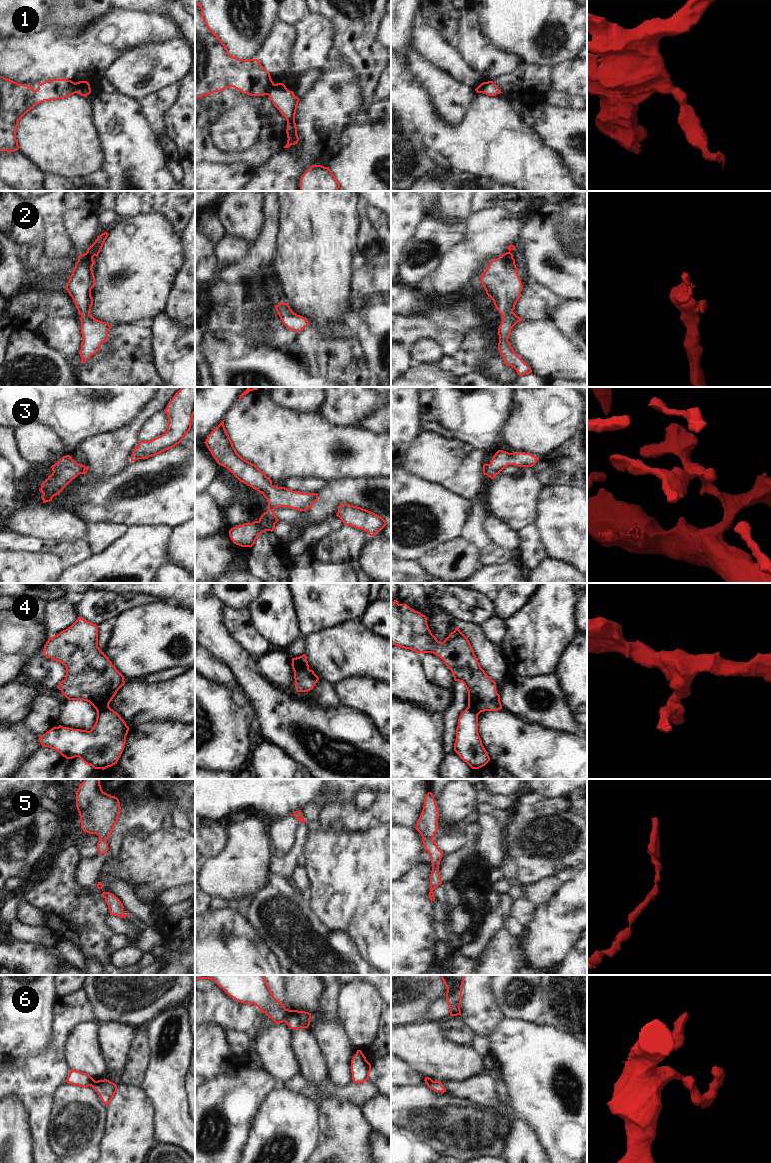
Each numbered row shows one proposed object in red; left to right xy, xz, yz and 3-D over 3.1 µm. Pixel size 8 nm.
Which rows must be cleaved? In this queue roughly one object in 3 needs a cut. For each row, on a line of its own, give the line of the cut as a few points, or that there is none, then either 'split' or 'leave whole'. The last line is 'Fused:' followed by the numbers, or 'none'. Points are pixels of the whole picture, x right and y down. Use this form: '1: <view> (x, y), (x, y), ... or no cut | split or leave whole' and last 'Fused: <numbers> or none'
1: xz (274, 84), (268, 95) | split
2: no cut | leave whole
3: no cut | leave whole
4: xz (292, 661), (299, 668), (308, 669) | split
5: no cut | leave whole
6: xz (290, 1010), (284, 1021) | split
Fused: 1, 4, 6

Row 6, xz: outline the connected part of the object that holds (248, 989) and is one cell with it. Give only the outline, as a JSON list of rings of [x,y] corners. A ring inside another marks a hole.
[[[195,975],[195,981],[200,979],[213,980],[230,997],[243,1004],[254,1004],[277,1025],[285,1022],[289,1009],[278,1001],[263,975]]]

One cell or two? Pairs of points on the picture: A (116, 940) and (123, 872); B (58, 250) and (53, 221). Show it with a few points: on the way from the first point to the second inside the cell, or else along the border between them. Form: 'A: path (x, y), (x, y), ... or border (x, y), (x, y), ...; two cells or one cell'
A: border (114, 934), (110, 939), (110, 950), (113, 953); two cells
B: path (58, 243), (55, 228); one cell

